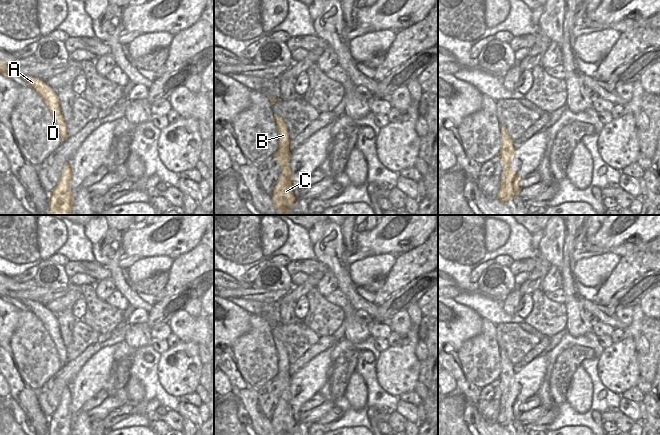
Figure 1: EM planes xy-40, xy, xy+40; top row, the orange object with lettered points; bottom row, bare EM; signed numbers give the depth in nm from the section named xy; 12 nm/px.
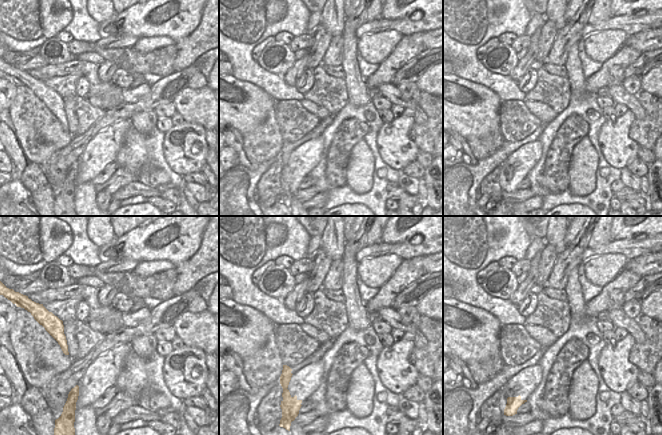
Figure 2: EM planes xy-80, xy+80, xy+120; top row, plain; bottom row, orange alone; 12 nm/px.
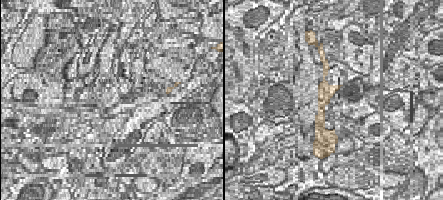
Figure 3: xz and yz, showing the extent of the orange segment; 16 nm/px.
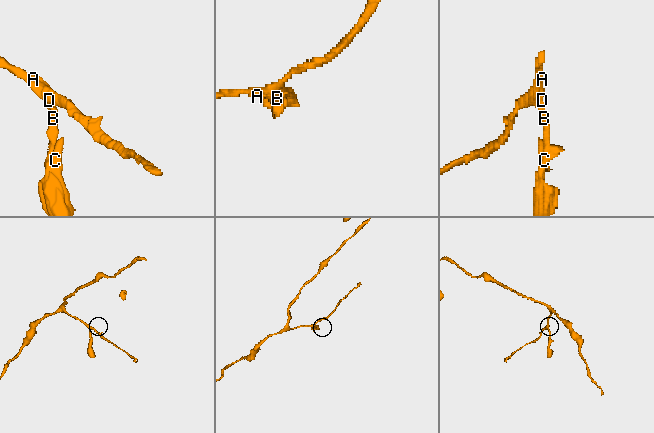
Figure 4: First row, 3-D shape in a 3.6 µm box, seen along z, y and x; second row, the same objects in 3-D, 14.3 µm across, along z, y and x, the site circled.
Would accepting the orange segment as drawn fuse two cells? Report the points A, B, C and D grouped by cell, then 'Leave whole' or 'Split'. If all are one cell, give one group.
Groups: A B C D. Leave whole

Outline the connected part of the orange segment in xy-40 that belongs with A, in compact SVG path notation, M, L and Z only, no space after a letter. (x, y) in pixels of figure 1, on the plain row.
M22 300L21 302L27 307L28 311L32 312L42 322L47 333L54 342L59 359L64 366L68 362L66 347L63 343L61 333L59 331L59 324L55 315L40 302L35 302L33 300Z

